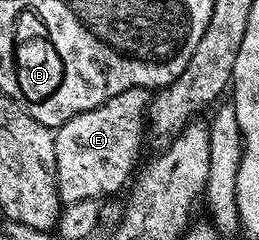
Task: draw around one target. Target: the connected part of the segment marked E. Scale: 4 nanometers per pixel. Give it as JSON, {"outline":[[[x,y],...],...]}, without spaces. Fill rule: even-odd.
{"outline":[[[131,88],[55,129],[56,192],[61,205],[112,196],[133,179],[140,147],[146,144],[149,99],[149,89]]]}

